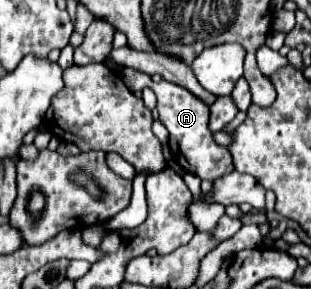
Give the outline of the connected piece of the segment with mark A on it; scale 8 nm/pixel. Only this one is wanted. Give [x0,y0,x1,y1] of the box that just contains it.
[122,68,234,180]

